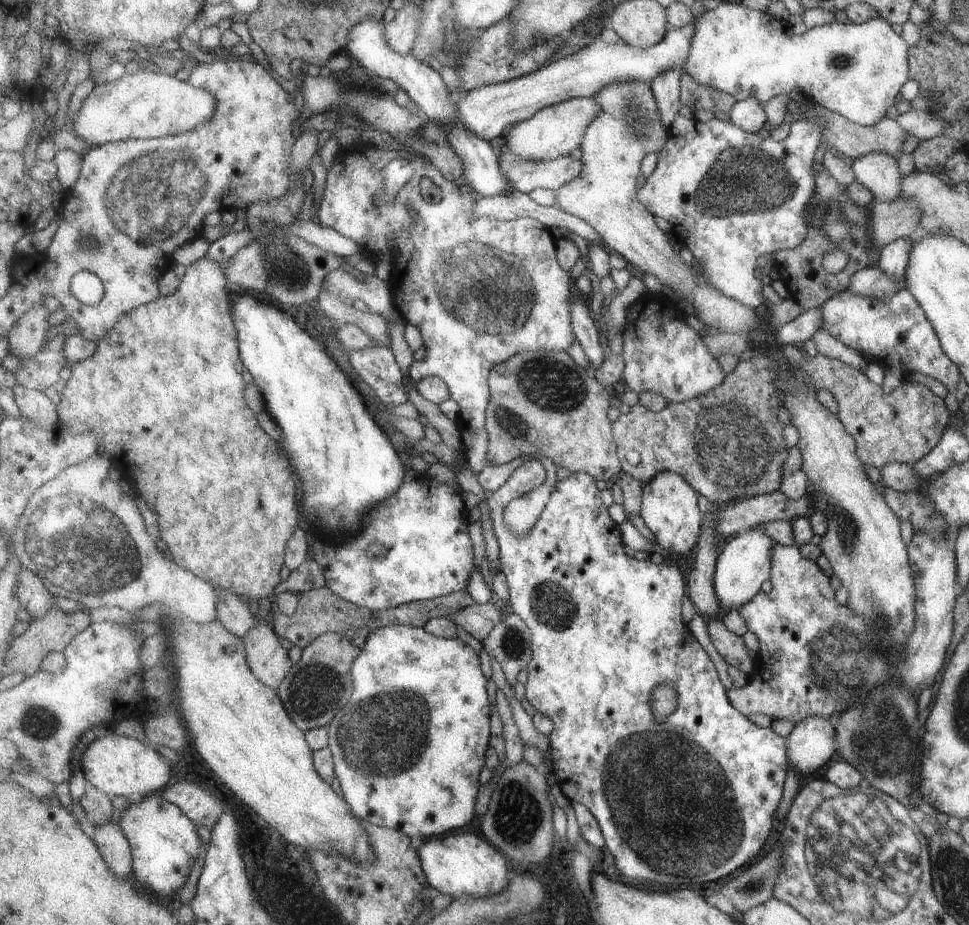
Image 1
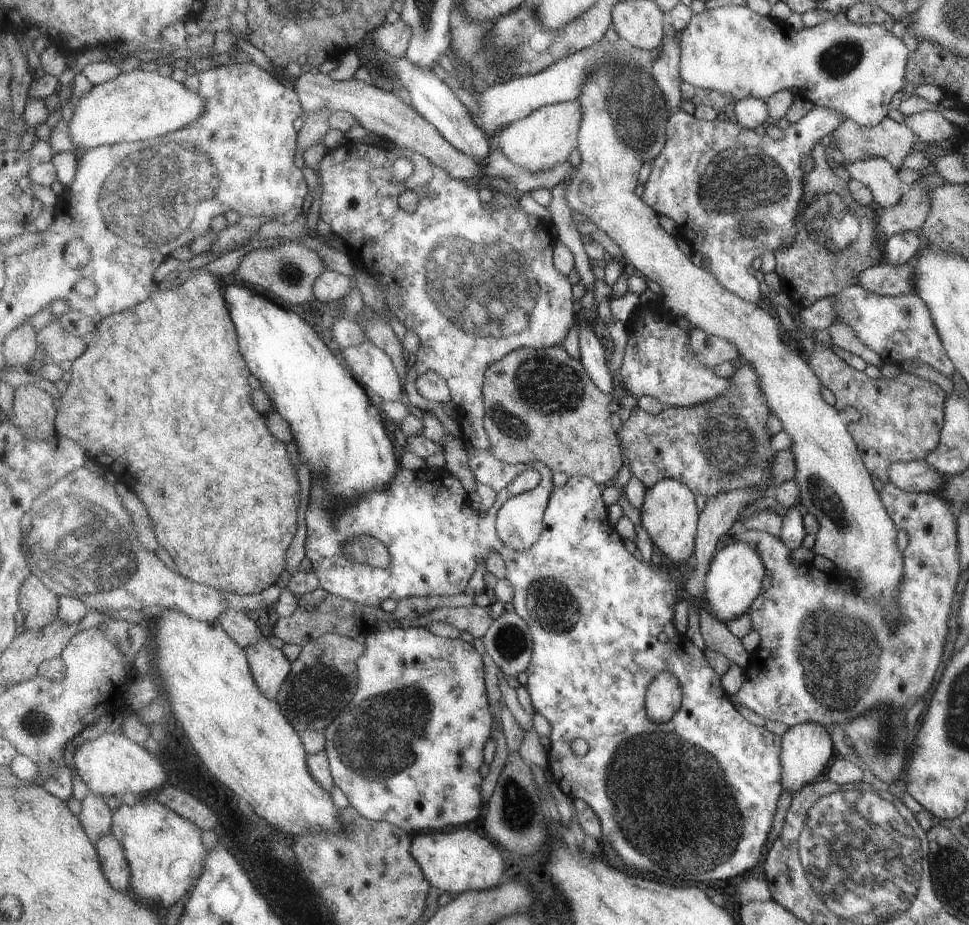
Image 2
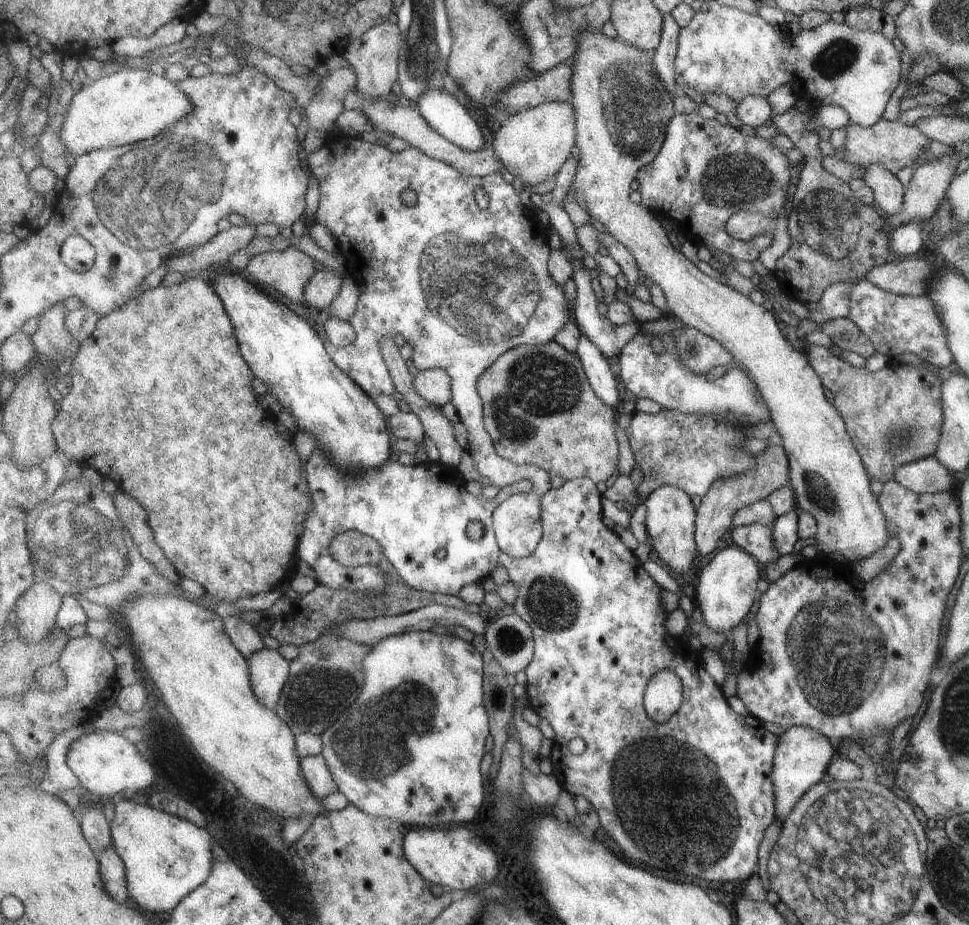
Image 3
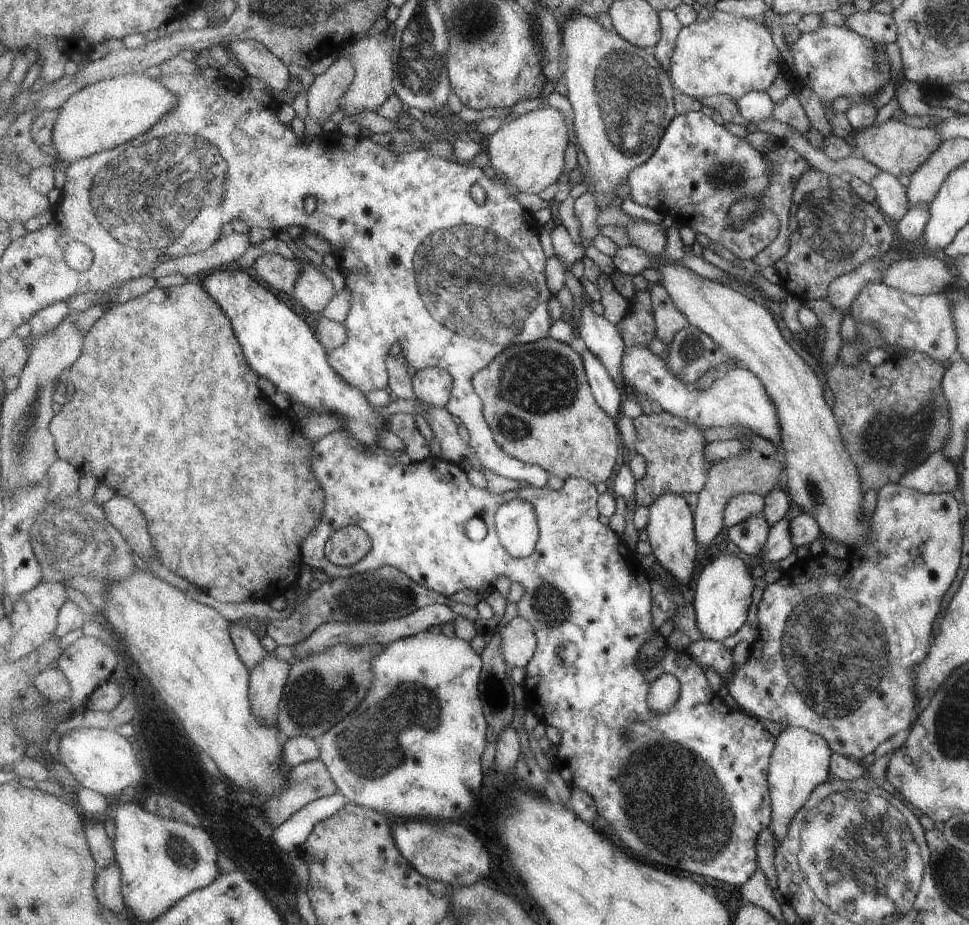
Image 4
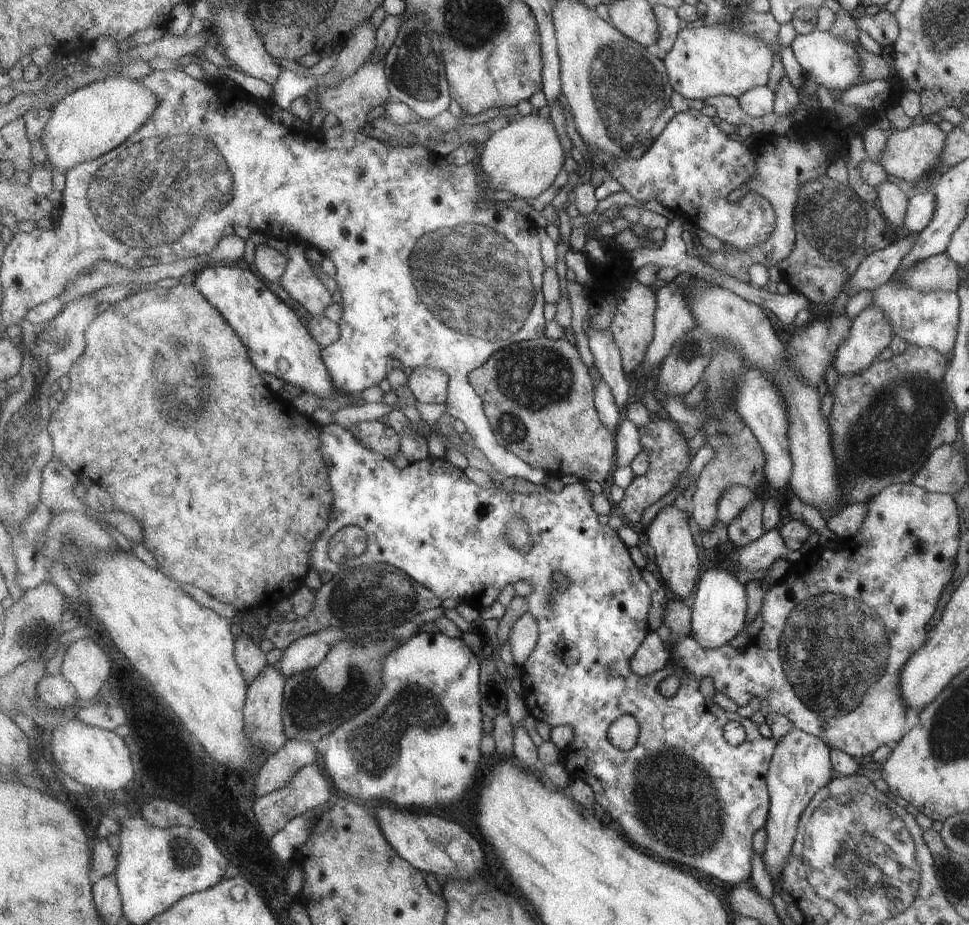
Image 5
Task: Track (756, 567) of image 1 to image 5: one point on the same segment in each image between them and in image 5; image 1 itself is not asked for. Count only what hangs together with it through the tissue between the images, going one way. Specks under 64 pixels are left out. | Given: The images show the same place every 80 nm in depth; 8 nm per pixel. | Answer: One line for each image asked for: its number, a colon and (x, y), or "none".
2: (735, 579)
3: (726, 589)
4: (723, 593)
5: (719, 606)

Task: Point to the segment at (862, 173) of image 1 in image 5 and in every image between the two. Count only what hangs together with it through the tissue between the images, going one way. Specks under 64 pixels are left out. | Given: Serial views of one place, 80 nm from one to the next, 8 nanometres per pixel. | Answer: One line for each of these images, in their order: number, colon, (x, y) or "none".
2: (878, 174)
3: (889, 192)
4: (891, 196)
5: (893, 203)

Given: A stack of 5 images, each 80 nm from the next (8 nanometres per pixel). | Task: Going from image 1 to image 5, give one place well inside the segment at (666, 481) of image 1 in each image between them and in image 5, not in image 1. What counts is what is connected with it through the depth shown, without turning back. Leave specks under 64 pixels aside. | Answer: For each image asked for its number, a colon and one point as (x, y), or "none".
2: (670, 515)
3: (671, 518)
4: (671, 529)
5: (677, 556)

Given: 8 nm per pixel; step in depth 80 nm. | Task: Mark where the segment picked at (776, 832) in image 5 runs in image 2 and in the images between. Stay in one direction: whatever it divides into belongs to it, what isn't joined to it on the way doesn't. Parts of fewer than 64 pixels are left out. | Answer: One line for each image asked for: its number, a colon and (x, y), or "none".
2: (806, 749)
3: (801, 757)
4: (798, 764)

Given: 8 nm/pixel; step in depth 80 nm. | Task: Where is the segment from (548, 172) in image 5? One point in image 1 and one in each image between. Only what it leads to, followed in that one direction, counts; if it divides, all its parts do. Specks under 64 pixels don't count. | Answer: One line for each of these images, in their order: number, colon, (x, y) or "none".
1: (555, 131)
2: (546, 137)
3: (533, 145)
4: (528, 151)

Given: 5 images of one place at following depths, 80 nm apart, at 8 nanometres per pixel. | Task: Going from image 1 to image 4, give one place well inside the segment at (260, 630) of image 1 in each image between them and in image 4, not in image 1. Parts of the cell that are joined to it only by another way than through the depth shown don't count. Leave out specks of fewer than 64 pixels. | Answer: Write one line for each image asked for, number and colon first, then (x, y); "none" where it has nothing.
2: (271, 666)
3: (270, 669)
4: (268, 679)

